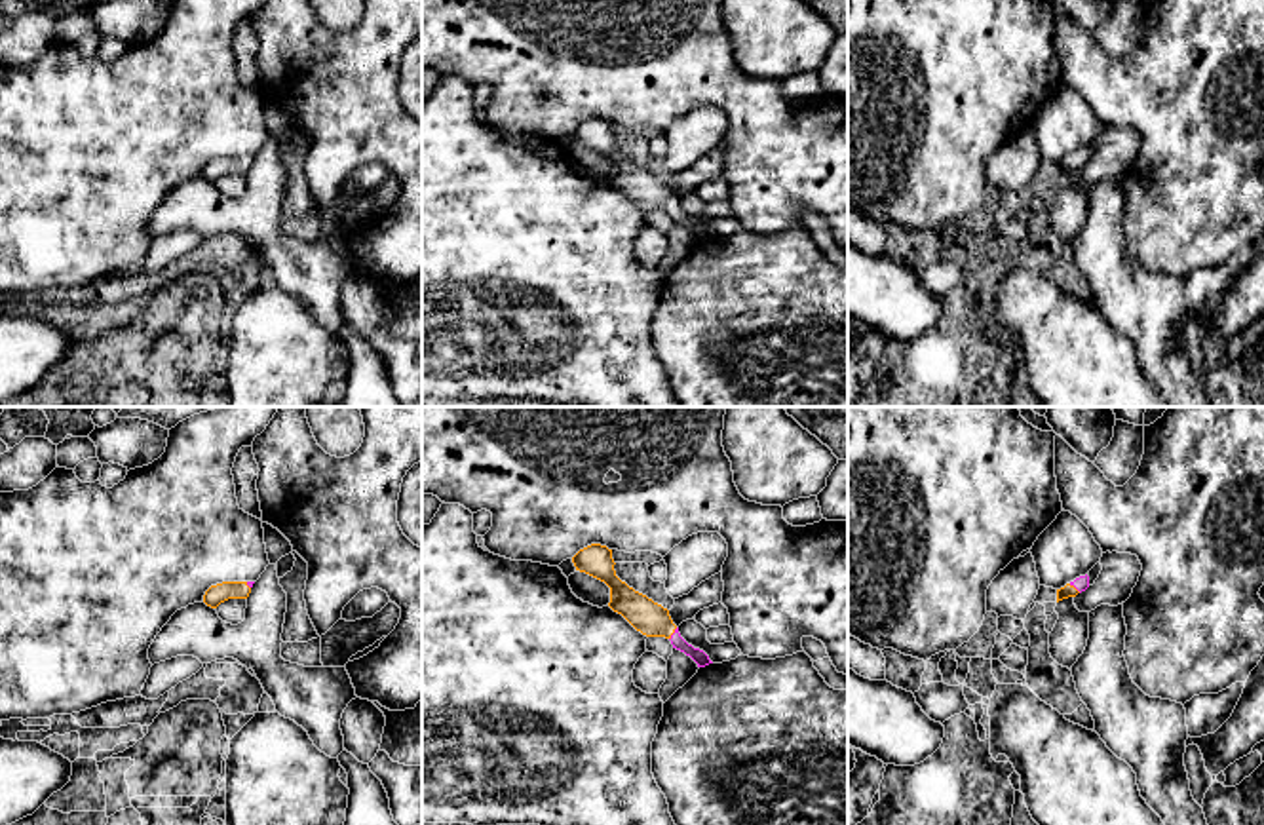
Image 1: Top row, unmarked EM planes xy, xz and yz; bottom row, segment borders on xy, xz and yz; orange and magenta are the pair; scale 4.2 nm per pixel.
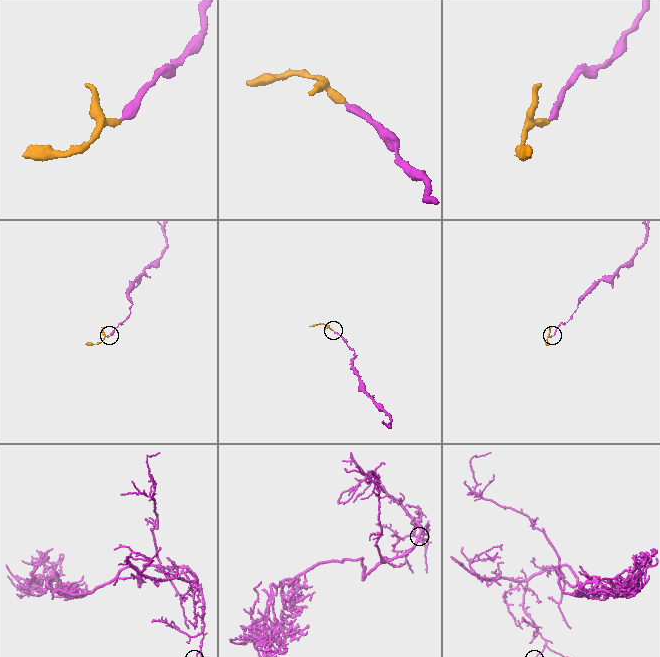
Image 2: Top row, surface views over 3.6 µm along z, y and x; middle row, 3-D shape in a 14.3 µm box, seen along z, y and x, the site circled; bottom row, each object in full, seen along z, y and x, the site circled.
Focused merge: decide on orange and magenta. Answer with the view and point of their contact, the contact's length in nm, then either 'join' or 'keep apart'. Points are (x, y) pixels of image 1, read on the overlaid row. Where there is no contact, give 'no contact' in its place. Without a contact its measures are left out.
xz (673, 632) | 70 nm | join

